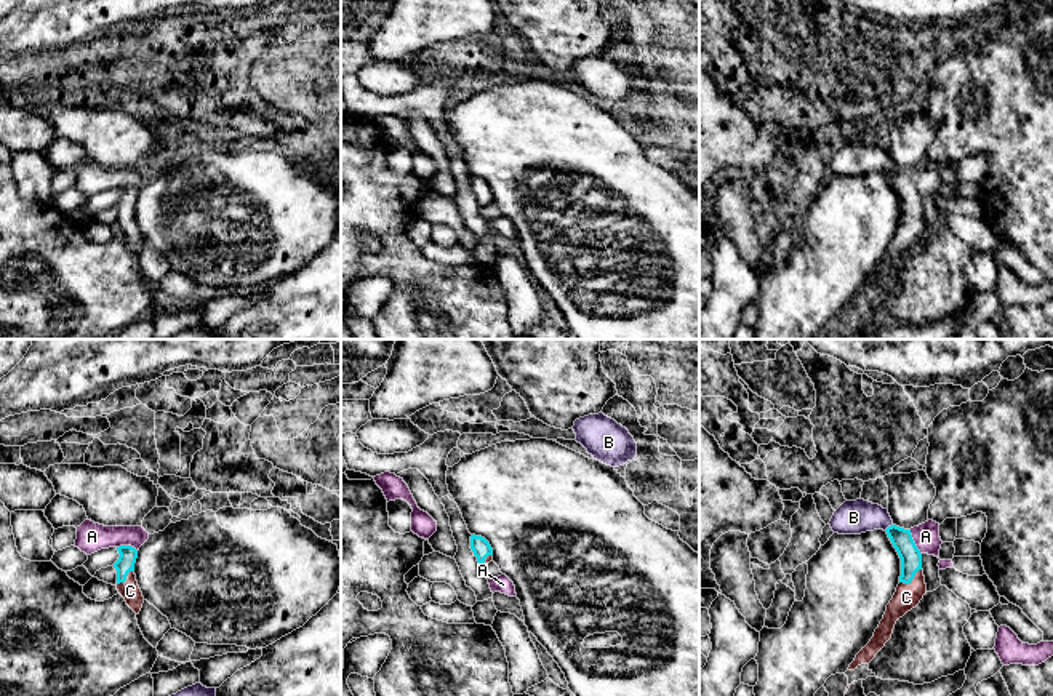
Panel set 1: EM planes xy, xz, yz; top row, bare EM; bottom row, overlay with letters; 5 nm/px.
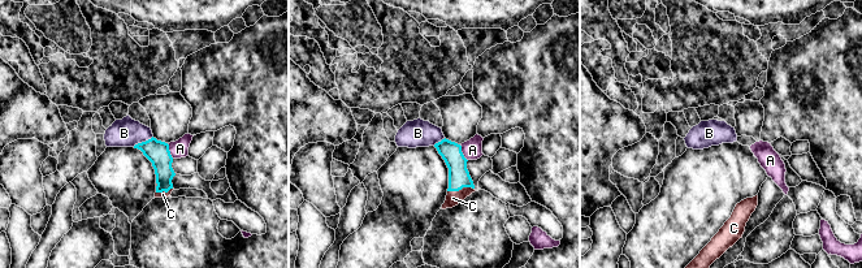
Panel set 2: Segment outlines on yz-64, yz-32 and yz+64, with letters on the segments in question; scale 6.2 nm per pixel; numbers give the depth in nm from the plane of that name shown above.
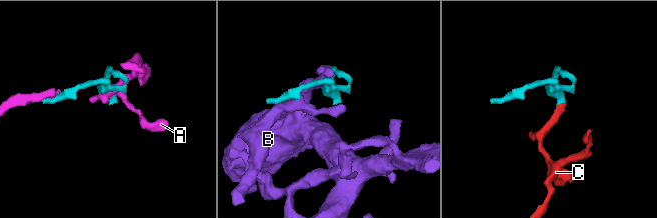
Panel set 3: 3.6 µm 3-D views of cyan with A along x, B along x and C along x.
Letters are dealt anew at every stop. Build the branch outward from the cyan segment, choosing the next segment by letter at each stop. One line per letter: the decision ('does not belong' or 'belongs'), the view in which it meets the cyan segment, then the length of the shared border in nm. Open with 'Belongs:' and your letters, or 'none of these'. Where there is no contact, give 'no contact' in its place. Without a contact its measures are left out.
Belongs: C
A: does not belong | yz | 140 nm
B: does not belong | yz | 60 nm
C: belongs | yz | 130 nm

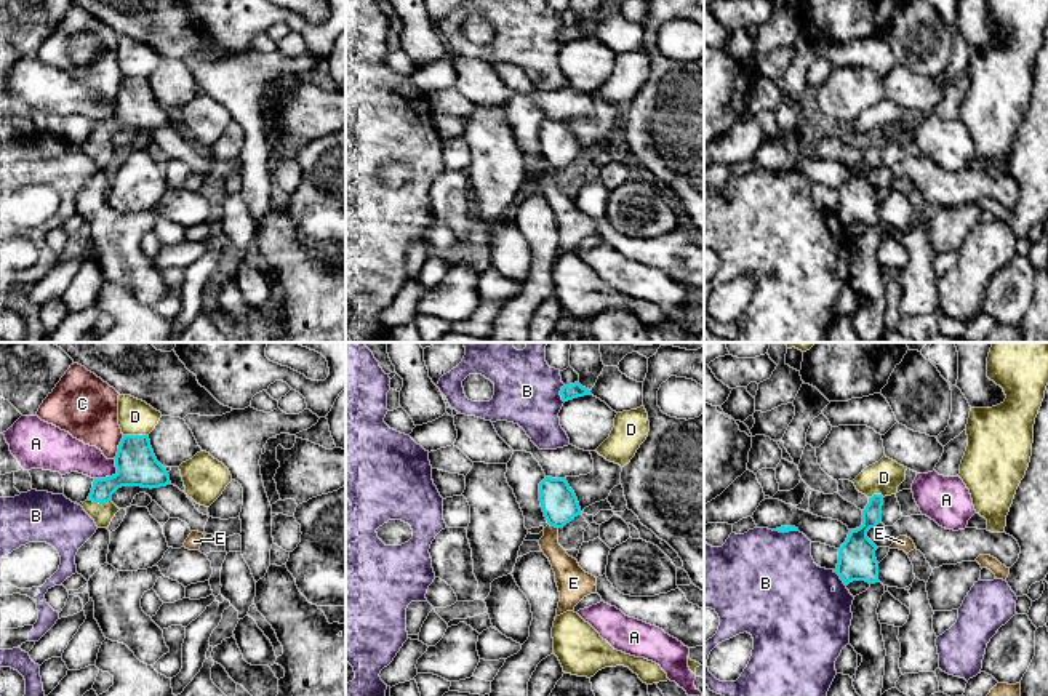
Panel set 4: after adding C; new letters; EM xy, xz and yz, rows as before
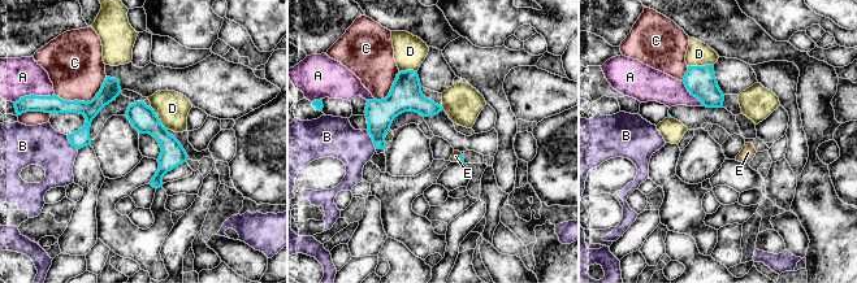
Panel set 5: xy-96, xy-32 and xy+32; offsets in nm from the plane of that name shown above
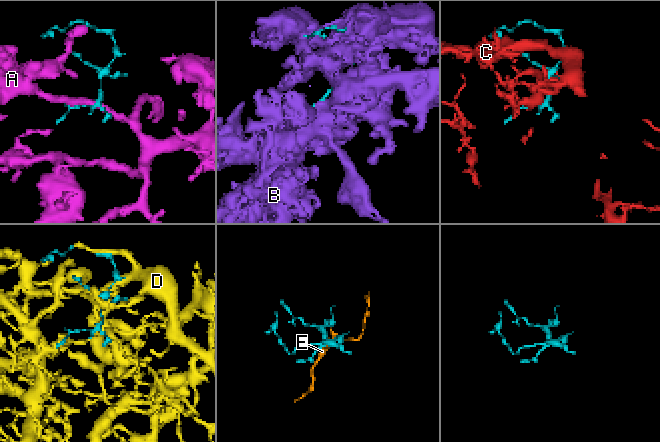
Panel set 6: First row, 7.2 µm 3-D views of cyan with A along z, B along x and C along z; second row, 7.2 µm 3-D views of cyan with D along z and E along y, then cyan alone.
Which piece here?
Belongs: none of these
A: does not belong | xy | 150 nm
B: does not belong | xz | 100 nm
C: does not belong | xy | 130 nm
D: does not belong | xy | 130 nm
E: does not belong | xz | 50 nm

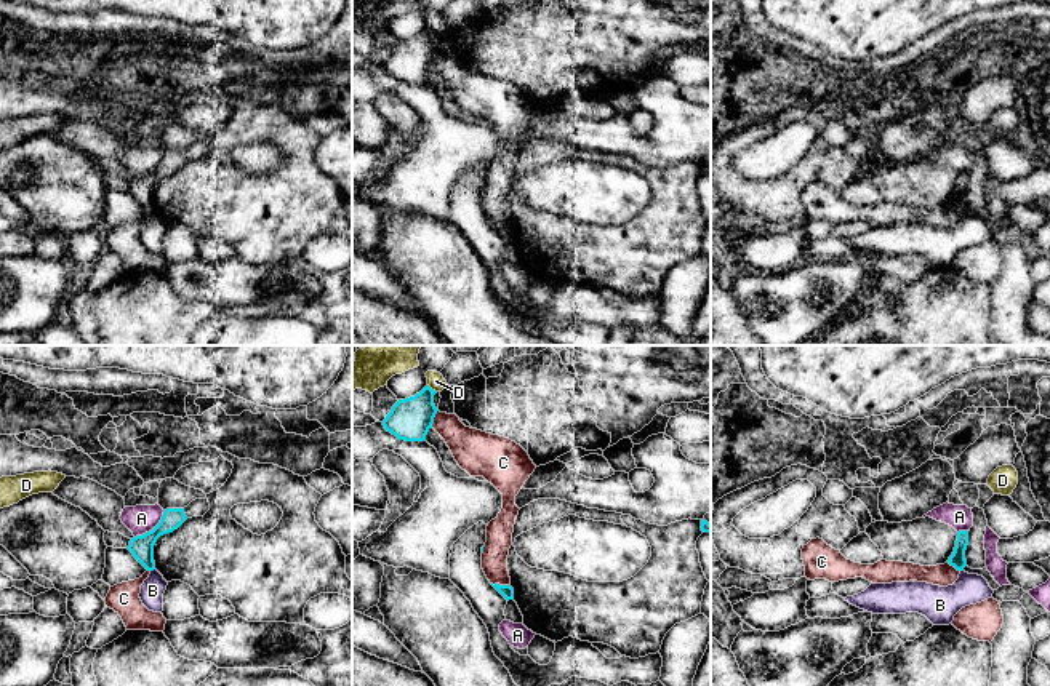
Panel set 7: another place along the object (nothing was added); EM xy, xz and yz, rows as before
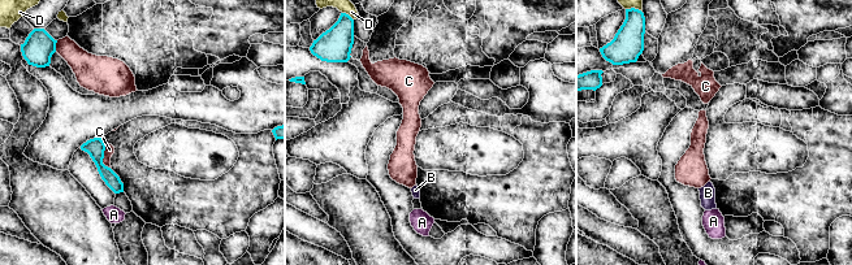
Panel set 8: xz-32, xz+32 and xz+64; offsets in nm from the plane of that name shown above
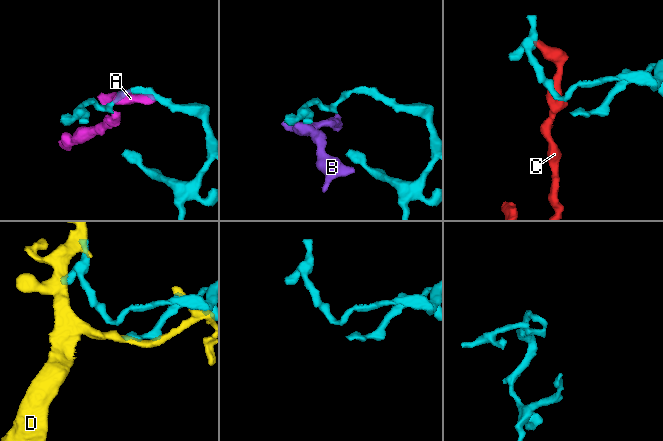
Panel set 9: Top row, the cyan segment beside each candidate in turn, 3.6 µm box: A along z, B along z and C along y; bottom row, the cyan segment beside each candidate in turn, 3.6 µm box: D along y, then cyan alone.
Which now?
Belongs: none of these
A: does not belong | xy | 220 nm
B: does not belong | xy | 30 nm
C: does not belong | xz | 100 nm
D: does not belong | xz | 60 nm

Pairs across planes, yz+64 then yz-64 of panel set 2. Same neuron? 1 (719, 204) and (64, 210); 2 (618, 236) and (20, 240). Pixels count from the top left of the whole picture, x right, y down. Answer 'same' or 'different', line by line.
1: different
2: same

